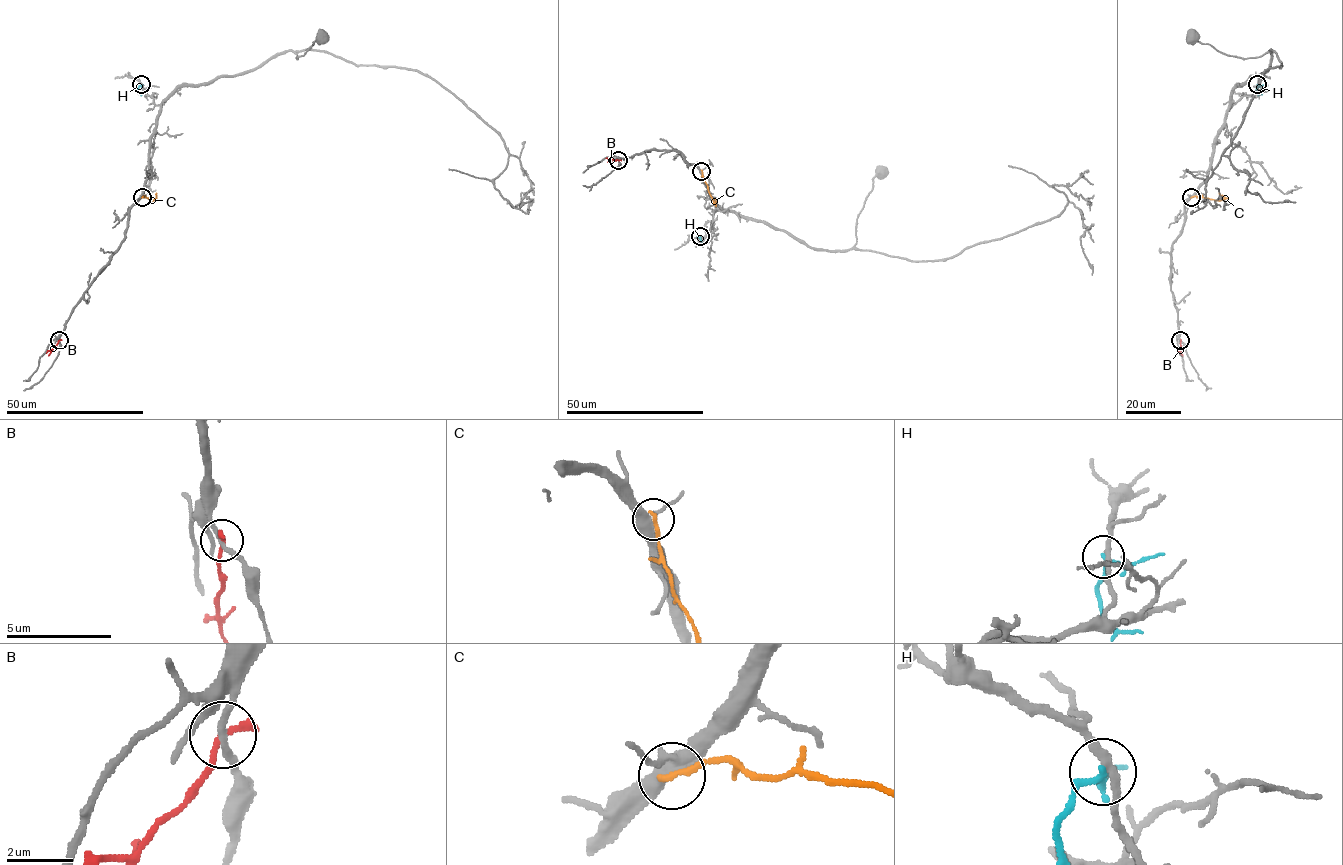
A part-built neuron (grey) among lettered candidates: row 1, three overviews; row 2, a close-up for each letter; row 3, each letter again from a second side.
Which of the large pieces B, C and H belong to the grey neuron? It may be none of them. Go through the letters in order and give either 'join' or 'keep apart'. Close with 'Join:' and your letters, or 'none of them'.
B: keep apart
C: keep apart
H: keep apart
Join: none of them

